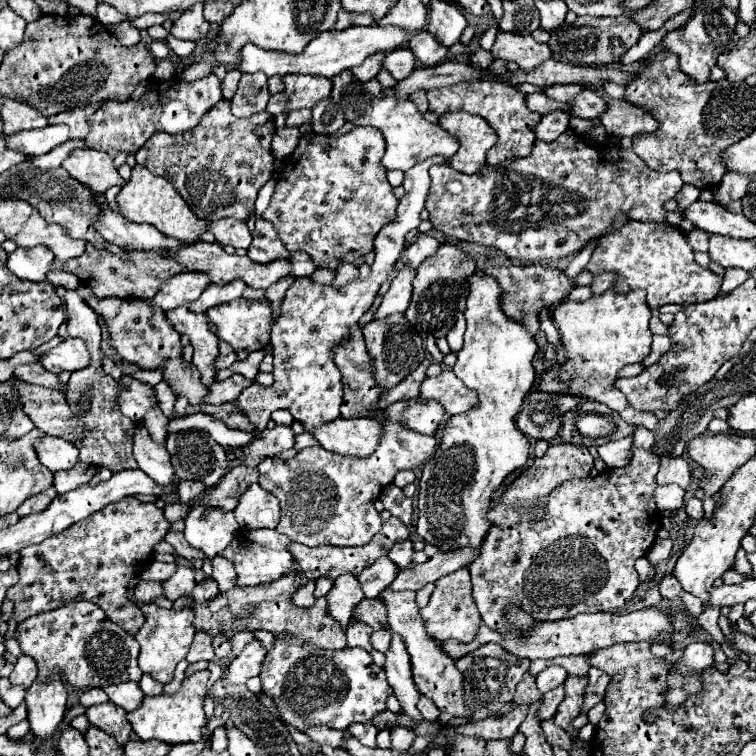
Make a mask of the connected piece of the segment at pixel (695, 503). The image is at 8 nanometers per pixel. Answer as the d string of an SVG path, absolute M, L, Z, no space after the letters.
M690 497L690 499L686 499L686 505L684 505L684 509L686 509L688 517L692 517L692 519L702 519L702 517L704 517L702 501L700 501L700 499L696 499L696 497Z

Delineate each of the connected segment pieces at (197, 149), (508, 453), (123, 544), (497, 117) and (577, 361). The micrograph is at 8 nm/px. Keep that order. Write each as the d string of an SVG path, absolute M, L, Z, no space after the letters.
M222 99L208 111L200 123L182 133L156 133L138 151L138 165L150 173L170 179L176 191L186 199L190 209L204 221L216 221L222 217L234 217L248 221L254 213L254 201L260 187L270 179L274 167L274 155L270 149L276 125L274 117L266 111L238 119L230 113L230 103Z
M480 271L472 275L470 279L470 295L466 305L466 335L464 335L464 347L458 351L458 361L452 367L454 375L464 381L468 389L474 389L478 393L478 405L476 409L470 409L462 415L450 417L442 427L442 439L428 463L422 467L422 477L418 483L418 523L416 533L424 543L438 545L440 551L448 551L448 547L476 547L476 543L482 543L486 539L486 533L490 531L492 523L486 519L486 513L490 511L490 497L492 493L504 483L504 479L514 473L516 469L524 467L528 461L530 443L526 435L516 427L516 415L524 403L526 393L534 385L534 367L532 359L538 351L536 339L518 323L510 321L502 309L500 309L500 287L496 279L482 275Z
M124 497L40 545L24 547L18 563L20 581L6 593L14 601L14 619L20 623L32 615L54 611L64 607L64 603L82 599L96 603L112 623L136 635L144 623L144 615L128 601L126 585L132 573L138 575L138 571L152 561L152 547L164 539L168 529L170 523L154 503Z
M494 81L456 83L452 87L430 89L428 103L430 103L430 111L436 113L438 117L448 111L466 111L466 113L484 117L498 133L498 143L490 149L492 153L488 153L488 157L486 157L486 163L490 163L490 165L498 165L498 163L518 159L518 157L528 157L532 153L532 147L536 141L536 137L532 133L532 125L536 125L540 121L540 115L526 107L526 97L518 87L510 87L510 85L502 85L502 83L494 83Z
M614 289L604 291L602 295L592 295L588 301L564 301L552 311L554 323L562 335L562 345L566 349L568 361L564 365L554 365L546 373L542 373L538 381L538 389L546 393L568 393L578 397L588 397L592 401L600 401L610 409L618 411L620 417L630 425L644 425L646 429L654 429L658 419L654 413L636 411L624 395L612 387L618 371L630 363L640 363L650 355L652 333L648 329L650 323L650 307L646 303L644 291L628 291L618 293Z

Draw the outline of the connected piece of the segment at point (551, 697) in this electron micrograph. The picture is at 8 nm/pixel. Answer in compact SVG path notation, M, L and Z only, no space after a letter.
M564 685L545 693L542 699L542 707L538 711L540 721L554 717L554 713L556 713L556 709L558 709L562 699L564 699Z

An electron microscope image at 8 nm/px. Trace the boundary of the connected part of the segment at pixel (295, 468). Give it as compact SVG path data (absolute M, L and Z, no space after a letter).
M384 423L384 435L380 447L368 459L354 459L336 455L332 451L322 451L322 447L302 449L294 459L264 459L258 463L258 483L264 491L276 495L280 499L280 523L276 531L290 537L294 543L302 543L308 547L320 545L336 545L336 547L362 547L366 545L382 527L380 513L374 509L374 501L380 495L380 489L390 485L394 475L402 469L420 467L436 447L436 439L430 435L420 435L410 429L404 429L400 423Z

